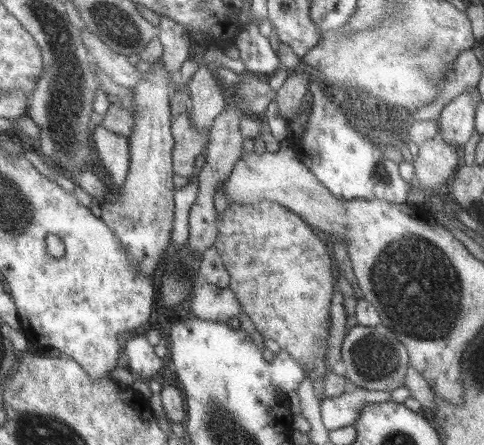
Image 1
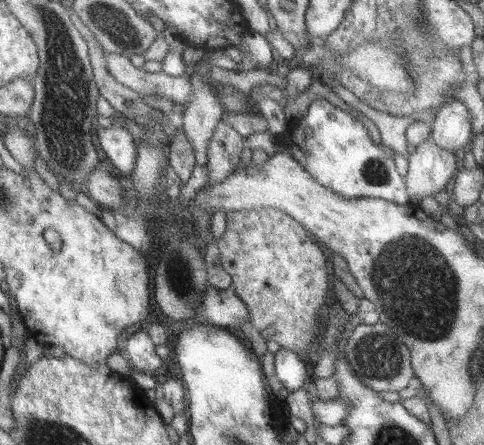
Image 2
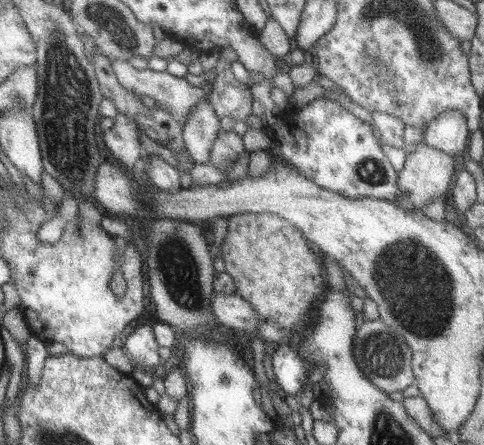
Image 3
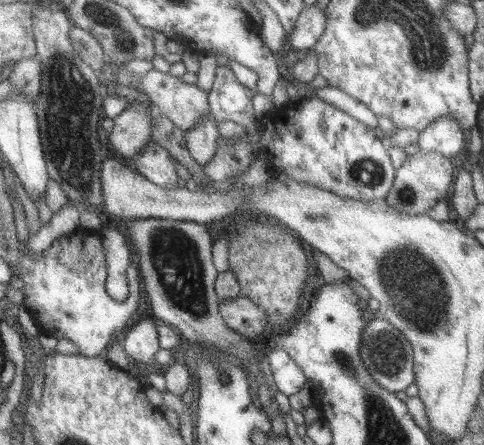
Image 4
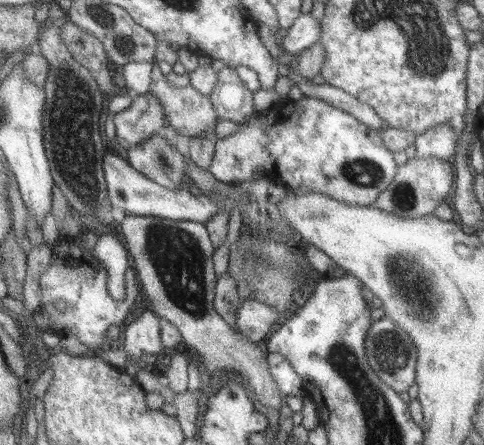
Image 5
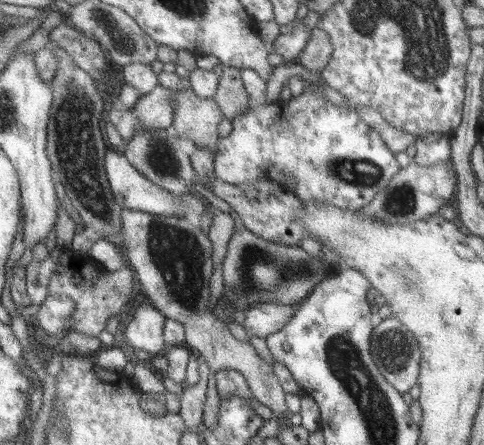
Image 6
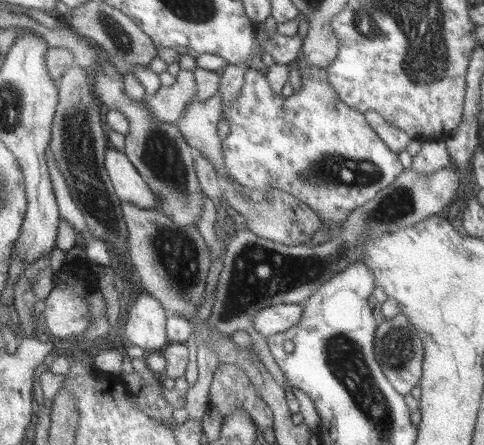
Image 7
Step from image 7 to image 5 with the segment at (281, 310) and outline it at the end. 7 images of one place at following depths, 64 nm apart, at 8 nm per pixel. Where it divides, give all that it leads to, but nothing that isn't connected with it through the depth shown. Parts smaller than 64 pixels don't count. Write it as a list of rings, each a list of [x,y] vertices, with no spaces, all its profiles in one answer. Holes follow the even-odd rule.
[[[249,298],[241,300],[239,308],[235,310],[235,330],[239,330],[239,334],[253,344],[261,342],[267,332],[273,332],[281,320],[283,316],[275,312],[275,308]]]

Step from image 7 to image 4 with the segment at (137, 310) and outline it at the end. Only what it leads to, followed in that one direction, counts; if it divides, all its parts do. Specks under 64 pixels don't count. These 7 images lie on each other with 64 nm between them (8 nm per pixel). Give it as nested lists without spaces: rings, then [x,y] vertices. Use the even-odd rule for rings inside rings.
[[[155,318],[137,320],[123,338],[123,352],[137,364],[155,364],[155,354],[159,352]]]

